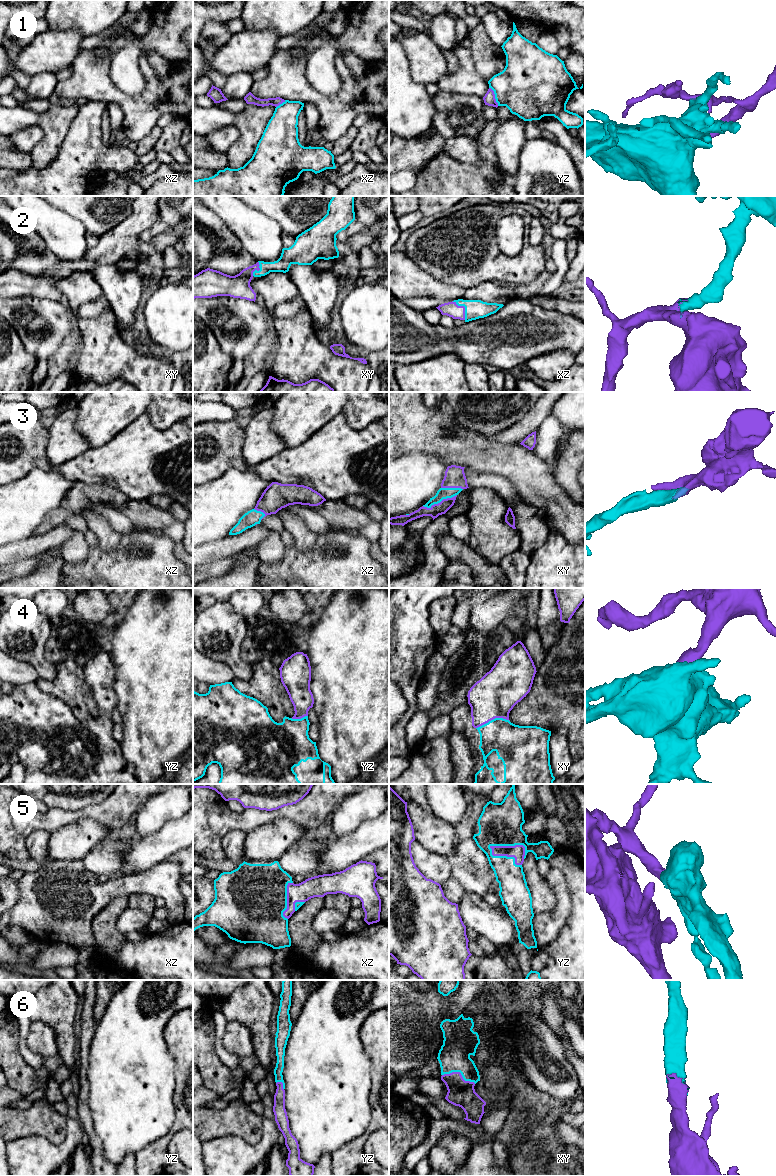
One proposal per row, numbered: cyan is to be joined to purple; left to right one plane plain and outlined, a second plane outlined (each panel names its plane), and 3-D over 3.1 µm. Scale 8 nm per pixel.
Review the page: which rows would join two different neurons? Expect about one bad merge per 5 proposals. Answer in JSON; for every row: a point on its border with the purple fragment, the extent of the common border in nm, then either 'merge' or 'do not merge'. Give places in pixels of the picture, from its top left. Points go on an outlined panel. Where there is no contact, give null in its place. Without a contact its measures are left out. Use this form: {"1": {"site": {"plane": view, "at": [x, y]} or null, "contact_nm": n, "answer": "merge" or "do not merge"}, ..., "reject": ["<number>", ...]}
{"1": {"site": {"plane": "yz", "at": [494, 96]}, "contact_nm": 170, "answer": "do not merge"}, "2": {"site": {"plane": "xz", "at": [464, 307]}, "contact_nm": 190, "answer": "merge"}, "3": {"site": {"plane": "xy", "at": [440, 502]}, "contact_nm": 280, "answer": "merge"}, "4": {"site": {"plane": "xy", "at": [492, 719]}, "contact_nm": 280, "answer": "merge"}, "5": {"site": {"plane": "yz", "at": [505, 855]}, "contact_nm": 300, "answer": "merge"}, "6": {"site": {"plane": "xy", "at": [460, 1073]}, "contact_nm": 280, "answer": "merge"}, "reject": ["1"]}

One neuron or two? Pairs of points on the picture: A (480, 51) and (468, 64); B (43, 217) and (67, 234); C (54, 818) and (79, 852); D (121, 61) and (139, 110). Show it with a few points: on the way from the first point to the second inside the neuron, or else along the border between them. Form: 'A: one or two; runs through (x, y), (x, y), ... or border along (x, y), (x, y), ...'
A: two; border along (468, 49), (472, 55), (474, 68), (485, 79)
B: one; runs through (49, 221), (61, 232)
C: two; border along (83, 819), (72, 821), (51, 833)
D: two; border along (112, 83), (127, 94), (140, 94), (147, 85)

